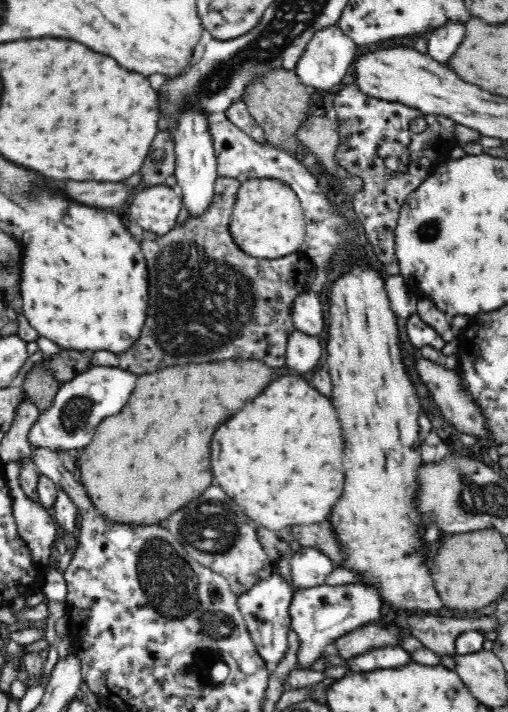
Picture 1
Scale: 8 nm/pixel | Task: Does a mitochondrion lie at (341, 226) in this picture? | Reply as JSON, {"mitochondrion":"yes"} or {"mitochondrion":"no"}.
{"mitochondrion":"yes"}

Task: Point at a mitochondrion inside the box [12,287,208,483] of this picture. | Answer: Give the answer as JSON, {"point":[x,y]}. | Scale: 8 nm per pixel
{"point":[75,415]}

